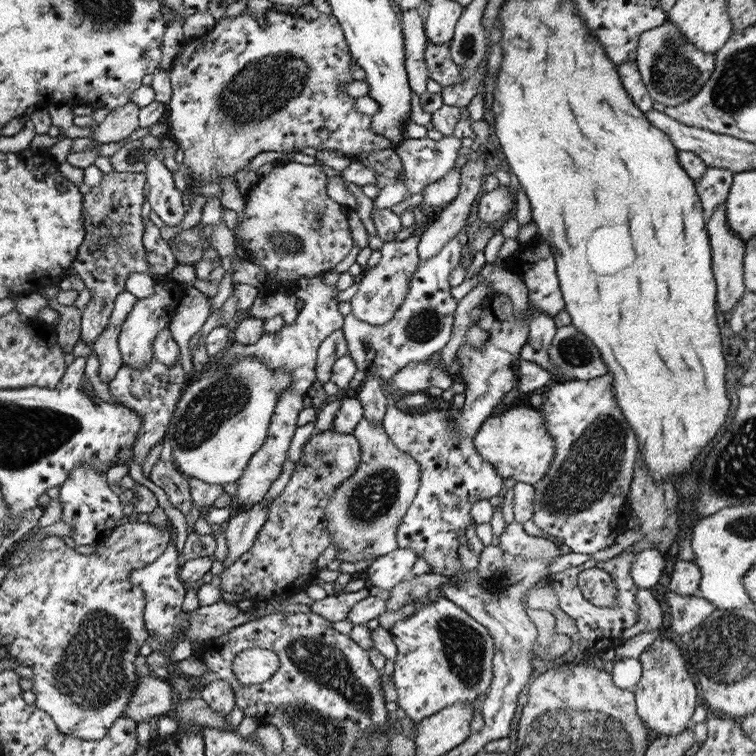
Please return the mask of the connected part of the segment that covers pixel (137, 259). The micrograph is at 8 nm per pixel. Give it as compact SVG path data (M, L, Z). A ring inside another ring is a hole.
M120 170L113 173L104 173L102 182L92 187L89 193L82 196L83 221L85 237L78 249L78 254L71 264L70 271L74 271L88 290L92 291L92 299L86 305L81 317L81 340L87 345L93 344L106 328L115 300L121 292L126 291L126 281L130 274L139 272L146 273L148 270L147 251L143 245L143 232L145 224L140 217L141 209L145 202L143 195L146 184L146 173Z

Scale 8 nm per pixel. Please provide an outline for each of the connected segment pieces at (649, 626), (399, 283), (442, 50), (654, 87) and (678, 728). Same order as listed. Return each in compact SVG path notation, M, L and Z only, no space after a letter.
M637 589L635 599L639 606L639 621L632 628L624 630L621 636L624 640L638 634L647 635L648 632L661 628L664 622L660 604L652 594L652 589Z
M412 234L404 240L384 243L381 249L381 259L376 266L363 272L363 279L356 295L351 302L352 313L364 323L374 326L386 324L396 314L397 308L402 306L409 290L411 276L419 265L417 246L420 235Z
M430 39L426 43L426 67L432 80L436 80L440 86L452 86L458 84L461 79L460 66L450 58L450 45L434 44Z
M670 20L640 35L636 65L650 98L666 107L678 106L695 97L715 69L715 56L696 50Z
M657 637L651 641L639 659L642 663L642 677L637 683L635 703L640 718L658 737L674 736L692 726L692 714L698 706L698 688L692 682L686 668L685 647L676 645L669 637Z

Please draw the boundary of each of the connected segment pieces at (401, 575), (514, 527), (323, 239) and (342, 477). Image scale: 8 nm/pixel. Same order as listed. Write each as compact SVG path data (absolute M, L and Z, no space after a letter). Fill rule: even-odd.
M399 547L391 553L379 556L373 562L367 563L368 571L364 572L366 587L378 587L381 592L392 590L411 575L416 560L414 551Z
M512 521L507 524L504 534L500 535L500 548L514 557L530 557L536 560L556 560L560 548L548 539L529 536L523 526Z
M288 161L281 163L280 165L275 165L274 168L264 177L260 178L257 182L256 188L246 196L244 200L245 213L243 216L236 217L239 220L237 227L235 229L234 236L236 238L236 246L242 250L245 250L246 260L252 261L254 264L261 266L261 269L265 270L265 277L267 278L267 288L263 290L272 292L287 292L284 289L284 284L288 286L288 290L292 288L294 290L295 286L300 282L302 277L310 278L316 275L324 274L330 269L334 268L337 264L340 264L352 248L354 248L354 241L352 240L352 235L350 235L350 227L348 226L348 210L342 207L340 204L334 202L328 197L326 192L326 184L328 180L324 169L320 165L308 164L304 165L295 161ZM320 216L320 227L315 228L316 217Z
M331 429L312 436L301 454L284 491L269 506L266 522L256 541L221 573L224 590L243 595L244 599L265 601L280 596L290 598L314 582L320 570L316 560L330 545L325 521L329 498L356 473L361 451L352 433L340 434Z

